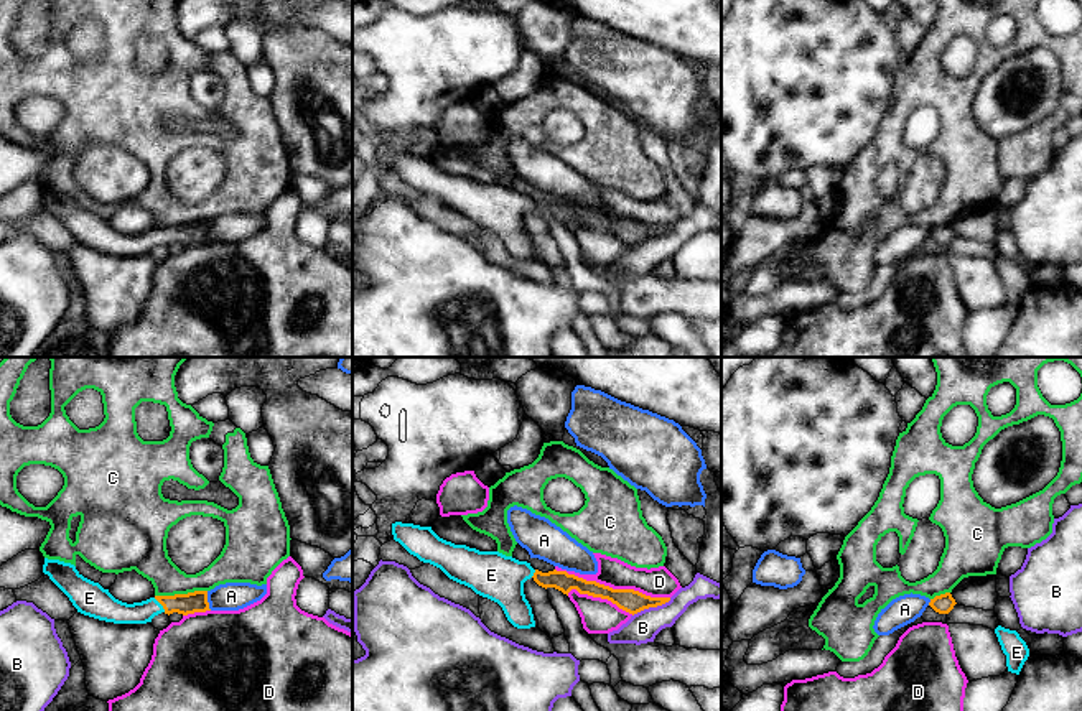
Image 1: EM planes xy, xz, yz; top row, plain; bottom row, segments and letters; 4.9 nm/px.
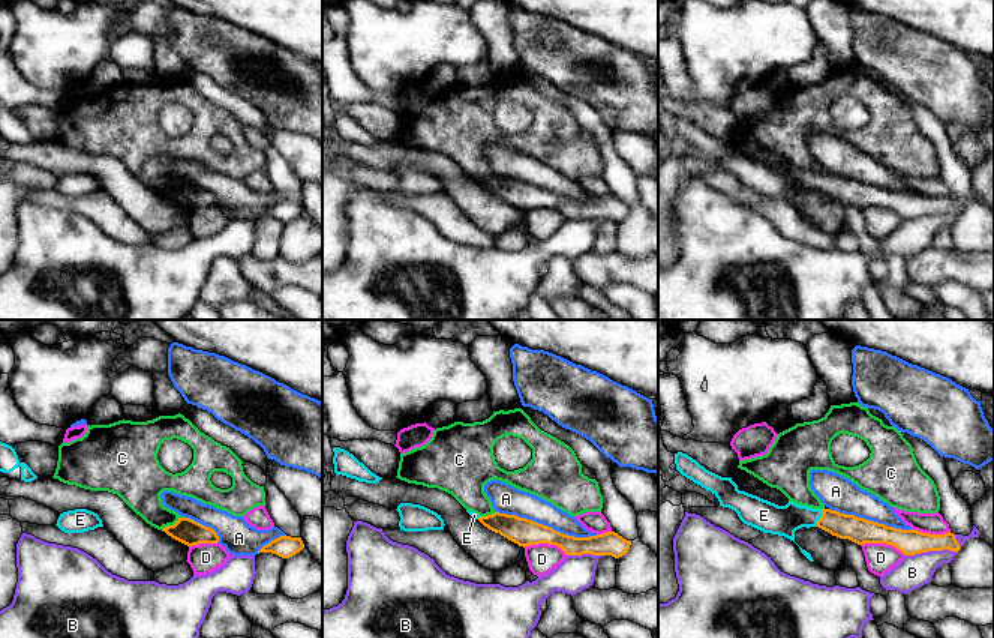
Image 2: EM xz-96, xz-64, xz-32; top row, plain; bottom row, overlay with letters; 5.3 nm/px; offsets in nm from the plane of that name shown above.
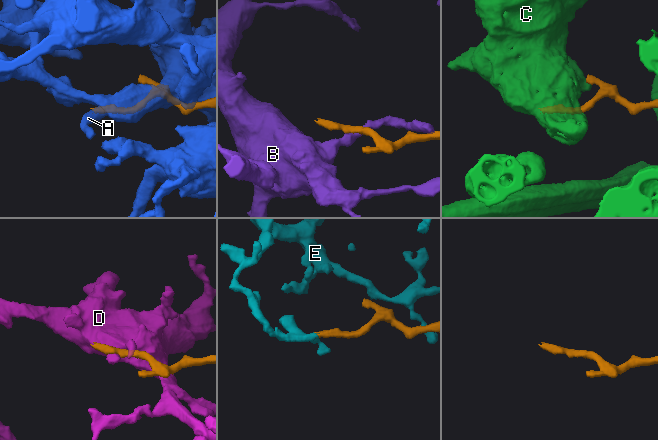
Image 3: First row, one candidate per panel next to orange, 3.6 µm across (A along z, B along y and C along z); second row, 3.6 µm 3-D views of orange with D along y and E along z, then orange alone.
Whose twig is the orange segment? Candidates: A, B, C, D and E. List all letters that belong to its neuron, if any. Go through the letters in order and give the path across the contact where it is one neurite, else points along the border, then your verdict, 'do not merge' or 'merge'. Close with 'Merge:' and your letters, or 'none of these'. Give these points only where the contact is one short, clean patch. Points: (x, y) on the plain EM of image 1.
A: do not merge
B: border xz (671, 229), (633, 247); do not merge
C: border xy (206, 221), (155, 227); do not merge
D: do not merge
E: way xy (196, 232), (160, 234), (145, 242), (111, 241); merge
Merge: E

